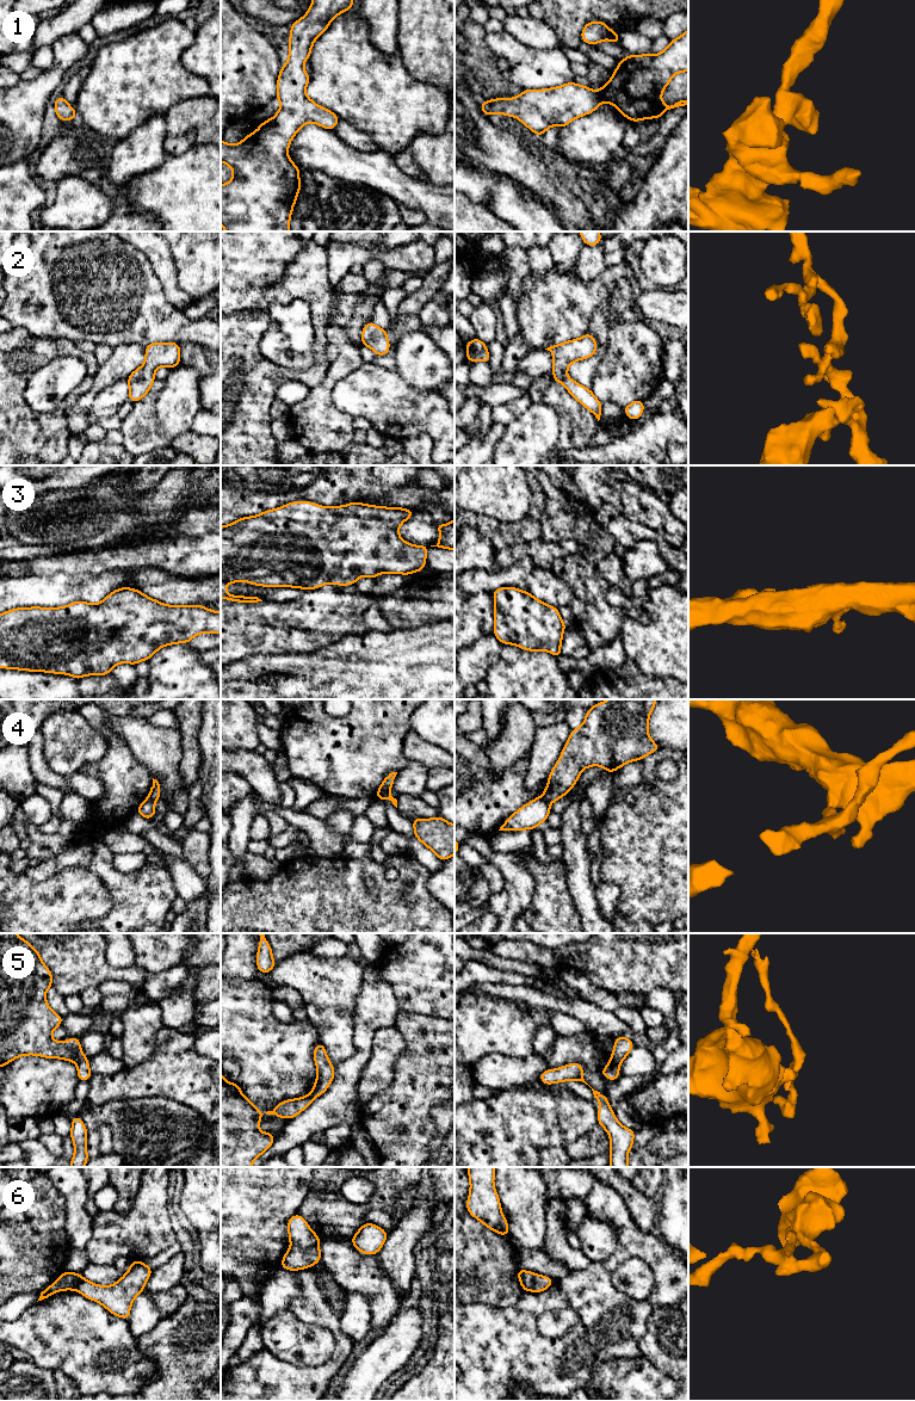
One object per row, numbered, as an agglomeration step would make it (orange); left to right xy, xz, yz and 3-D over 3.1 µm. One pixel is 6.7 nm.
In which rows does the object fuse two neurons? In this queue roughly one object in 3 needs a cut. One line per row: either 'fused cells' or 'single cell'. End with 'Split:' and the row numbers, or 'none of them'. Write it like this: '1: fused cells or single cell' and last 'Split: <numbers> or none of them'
1: single cell
2: single cell
3: single cell
4: fused cells
5: fused cells
6: fused cells
Split: 4, 5, 6

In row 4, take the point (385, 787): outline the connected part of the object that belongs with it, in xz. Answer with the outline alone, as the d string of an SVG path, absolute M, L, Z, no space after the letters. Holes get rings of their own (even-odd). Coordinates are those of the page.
M391 772L384 778L381 786L378 788L376 800L383 800L385 794L391 790L396 774L397 772Z

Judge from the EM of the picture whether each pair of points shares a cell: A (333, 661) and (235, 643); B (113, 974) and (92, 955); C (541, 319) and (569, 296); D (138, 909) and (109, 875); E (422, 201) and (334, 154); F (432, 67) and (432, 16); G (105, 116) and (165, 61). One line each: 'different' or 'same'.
A: different
B: same
C: same
D: same
E: same
F: same
G: same

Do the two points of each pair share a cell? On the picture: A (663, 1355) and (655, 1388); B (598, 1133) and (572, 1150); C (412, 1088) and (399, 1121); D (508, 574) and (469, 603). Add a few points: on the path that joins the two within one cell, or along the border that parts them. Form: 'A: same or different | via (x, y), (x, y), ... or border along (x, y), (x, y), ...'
A: different | border along (641, 1355), (667, 1374), (675, 1383)
B: same | via (592, 1139), (577, 1149)
C: same | via (410, 1097), (403, 1112)
D: different | border along (467, 592), (489, 592), (492, 594)

